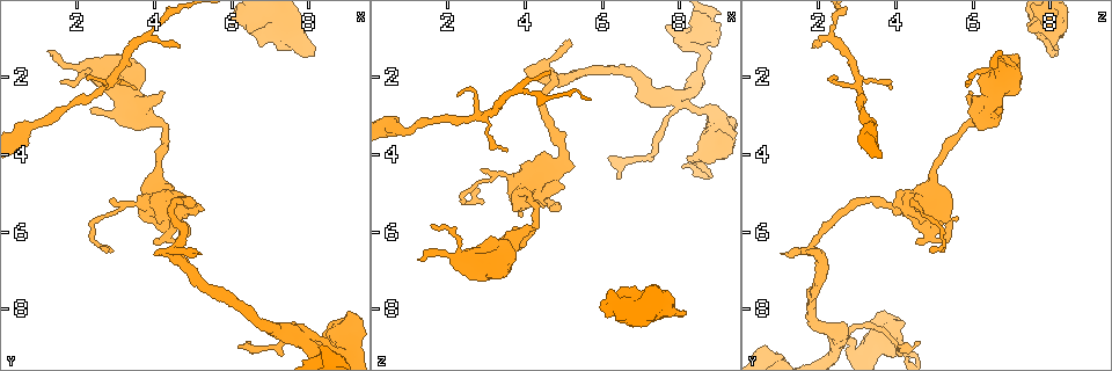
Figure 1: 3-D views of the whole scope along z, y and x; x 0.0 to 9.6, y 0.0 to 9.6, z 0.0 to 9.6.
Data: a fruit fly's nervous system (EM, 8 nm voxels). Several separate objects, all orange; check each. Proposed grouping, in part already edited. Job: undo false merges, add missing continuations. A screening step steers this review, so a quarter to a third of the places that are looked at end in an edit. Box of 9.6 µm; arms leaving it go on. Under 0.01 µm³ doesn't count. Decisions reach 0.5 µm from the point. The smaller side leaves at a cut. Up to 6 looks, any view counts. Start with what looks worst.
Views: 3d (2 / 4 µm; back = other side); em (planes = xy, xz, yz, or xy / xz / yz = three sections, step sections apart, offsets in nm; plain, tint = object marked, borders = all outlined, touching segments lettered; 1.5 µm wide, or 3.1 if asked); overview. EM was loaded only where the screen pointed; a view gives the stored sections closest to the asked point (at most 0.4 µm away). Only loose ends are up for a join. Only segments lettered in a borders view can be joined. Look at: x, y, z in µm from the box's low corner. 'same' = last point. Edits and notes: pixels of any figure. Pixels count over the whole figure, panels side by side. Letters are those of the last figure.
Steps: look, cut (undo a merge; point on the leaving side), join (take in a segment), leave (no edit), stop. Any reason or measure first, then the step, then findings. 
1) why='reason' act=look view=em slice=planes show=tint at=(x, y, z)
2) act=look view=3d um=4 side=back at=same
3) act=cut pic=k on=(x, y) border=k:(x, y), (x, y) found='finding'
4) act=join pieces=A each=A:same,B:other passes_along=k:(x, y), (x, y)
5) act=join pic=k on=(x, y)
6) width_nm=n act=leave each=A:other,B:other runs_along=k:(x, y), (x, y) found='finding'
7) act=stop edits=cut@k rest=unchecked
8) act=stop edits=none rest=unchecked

why='branch stops here' act=look view=em slice=xz step=8 show=borders at=(8.15, 1.35, 8.05)

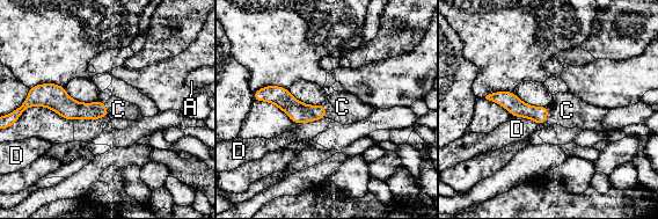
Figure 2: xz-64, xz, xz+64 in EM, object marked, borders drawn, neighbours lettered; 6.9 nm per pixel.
act=look view=em slice=planes show=borders at=same

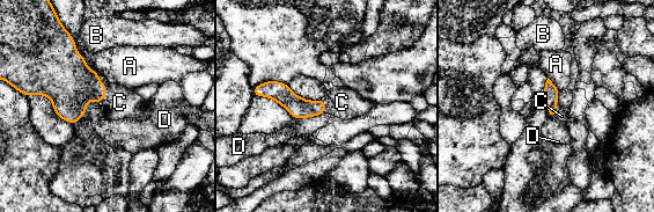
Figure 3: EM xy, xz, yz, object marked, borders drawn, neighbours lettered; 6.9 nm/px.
act=join pieces=C each=A:other,B:other,C:same,D:other found='it goes on there'

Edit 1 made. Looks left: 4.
act=look view=overview

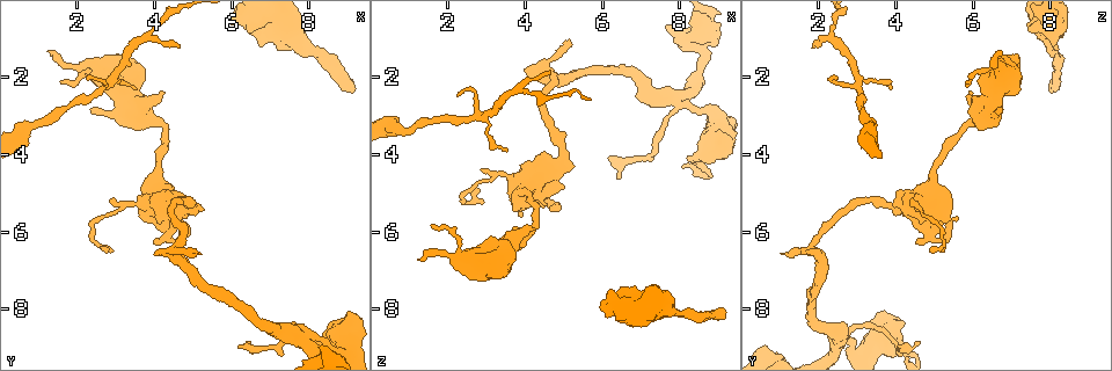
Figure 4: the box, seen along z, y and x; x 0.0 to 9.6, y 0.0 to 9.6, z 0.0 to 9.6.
act=look view=3d um=2 at=(7.90, 8.70, 2.55)

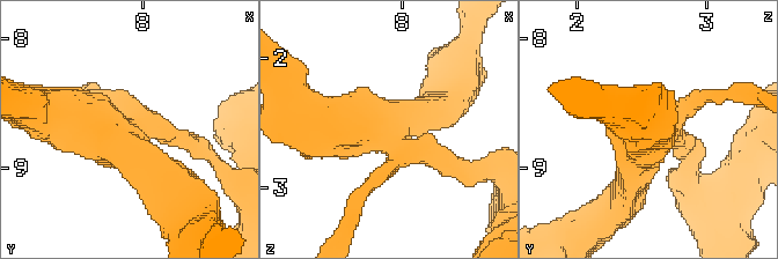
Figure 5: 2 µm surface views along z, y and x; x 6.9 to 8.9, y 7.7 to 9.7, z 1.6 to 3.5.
arms=4 act=look view=em slice=yz step=8 show=tint at=(7.84, 8.76, 2.56)

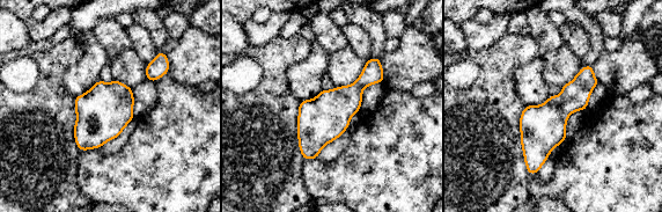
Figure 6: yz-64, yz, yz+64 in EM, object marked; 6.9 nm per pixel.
act=look view=em slice=planes show=borders at=same

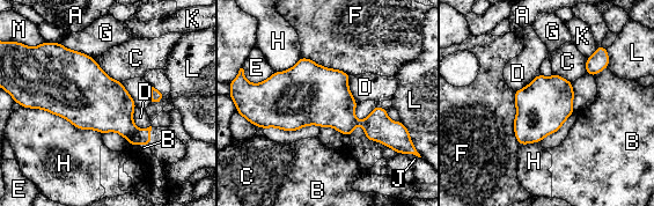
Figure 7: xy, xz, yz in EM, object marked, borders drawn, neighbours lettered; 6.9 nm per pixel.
act=leave each=A:other,B:other,C:other,D:other,E:other,F:other,G:other,H:other,J:other,K:other,L:other,M:other found='continuous, no second cell'

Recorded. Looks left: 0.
act=stop edits=join@3 rest=unchecked

